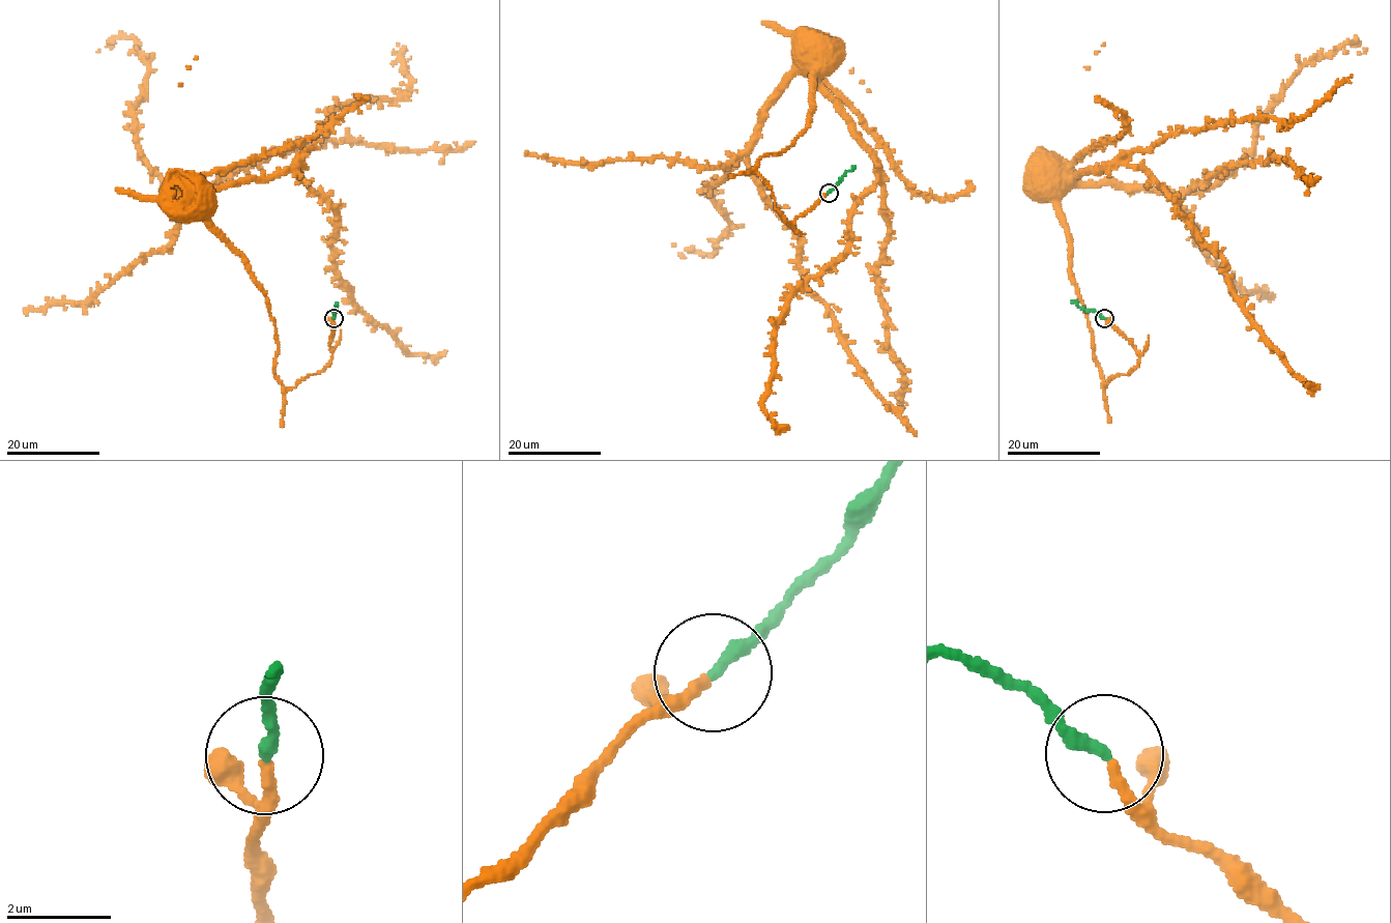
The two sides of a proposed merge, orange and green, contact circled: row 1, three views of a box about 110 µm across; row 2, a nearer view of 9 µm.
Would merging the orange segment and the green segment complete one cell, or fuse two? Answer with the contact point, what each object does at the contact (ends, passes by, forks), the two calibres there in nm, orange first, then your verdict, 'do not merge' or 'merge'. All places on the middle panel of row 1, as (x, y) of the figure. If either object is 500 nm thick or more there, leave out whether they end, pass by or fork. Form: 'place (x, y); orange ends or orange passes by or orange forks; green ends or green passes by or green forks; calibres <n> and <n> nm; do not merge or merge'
place (829, 193); orange ends; green ends; calibres 200 and 240 nm; merge

